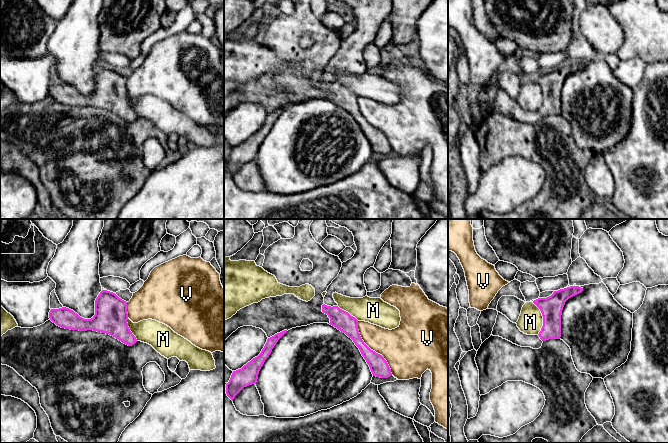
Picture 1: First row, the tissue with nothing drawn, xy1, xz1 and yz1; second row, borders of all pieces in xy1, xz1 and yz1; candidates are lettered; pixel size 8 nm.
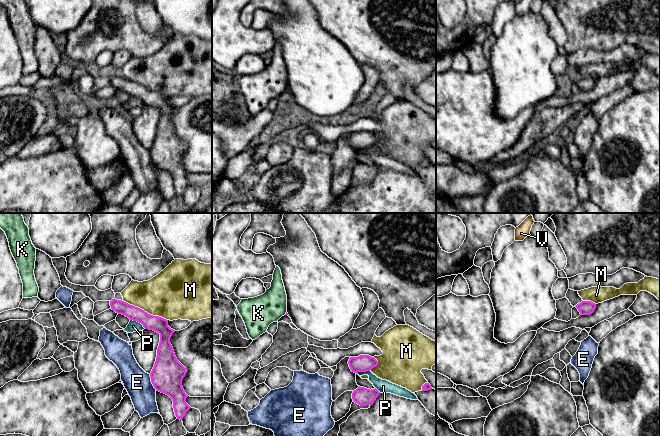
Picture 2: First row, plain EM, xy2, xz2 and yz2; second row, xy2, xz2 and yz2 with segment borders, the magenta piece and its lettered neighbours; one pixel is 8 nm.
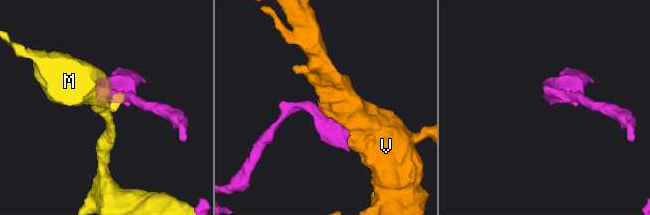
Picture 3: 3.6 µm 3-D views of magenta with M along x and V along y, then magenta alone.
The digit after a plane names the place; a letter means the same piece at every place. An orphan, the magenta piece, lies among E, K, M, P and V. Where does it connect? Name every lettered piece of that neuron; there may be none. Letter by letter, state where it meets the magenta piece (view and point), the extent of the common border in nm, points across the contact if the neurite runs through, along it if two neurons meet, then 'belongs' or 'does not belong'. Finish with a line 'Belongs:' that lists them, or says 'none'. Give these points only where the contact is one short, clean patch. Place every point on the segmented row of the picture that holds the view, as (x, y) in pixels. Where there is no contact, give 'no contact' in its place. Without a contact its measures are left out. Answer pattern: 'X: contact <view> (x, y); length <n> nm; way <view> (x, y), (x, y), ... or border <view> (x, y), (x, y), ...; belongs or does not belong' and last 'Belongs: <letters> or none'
E: contact xy2 (151, 381); length 140 nm; does not belong
K: contact xz2 (286, 313); length 40 nm; border xz2 (286, 311), (284, 314); does not belong
M: contact xy2 (144, 311); length 400 nm; does not belong
P: contact xy2 (138, 321); length 150 nm; border xy2 (130, 319), (138, 321), (145, 328); does not belong
V: contact xz1 (372, 350); length 500 nm; does not belong
Belongs: none

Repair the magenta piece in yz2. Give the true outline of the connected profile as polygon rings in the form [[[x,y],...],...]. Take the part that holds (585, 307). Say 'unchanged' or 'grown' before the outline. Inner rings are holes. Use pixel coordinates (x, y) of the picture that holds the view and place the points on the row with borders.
unchanged; [[[582,301],[575,306],[581,315],[590,315],[594,312],[596,304],[591,301]]]

